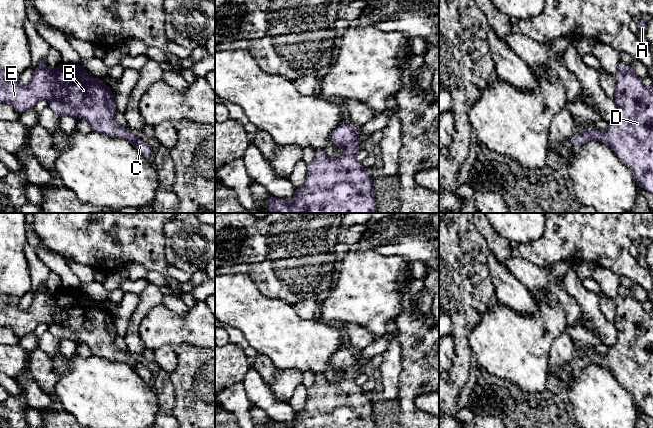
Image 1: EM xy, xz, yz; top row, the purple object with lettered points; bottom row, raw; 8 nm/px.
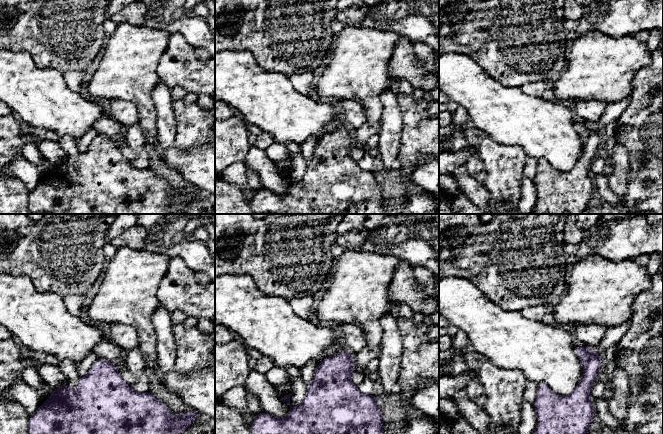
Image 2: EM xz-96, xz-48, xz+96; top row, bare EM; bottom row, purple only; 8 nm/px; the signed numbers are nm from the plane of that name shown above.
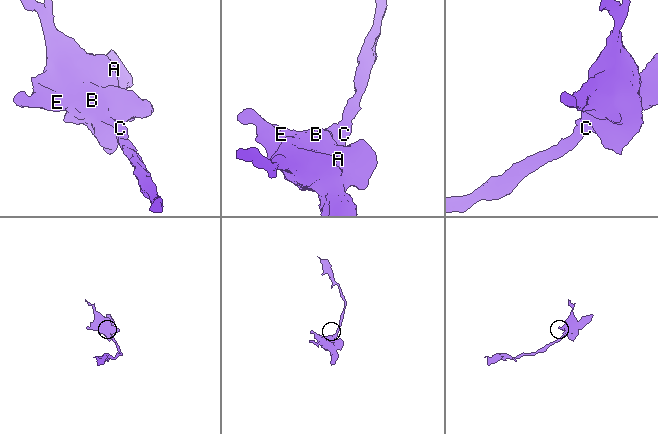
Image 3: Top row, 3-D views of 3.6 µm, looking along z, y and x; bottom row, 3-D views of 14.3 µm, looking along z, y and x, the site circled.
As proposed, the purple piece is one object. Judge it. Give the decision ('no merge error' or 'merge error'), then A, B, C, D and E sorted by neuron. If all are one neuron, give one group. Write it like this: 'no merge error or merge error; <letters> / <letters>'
no merge error; A B C D E

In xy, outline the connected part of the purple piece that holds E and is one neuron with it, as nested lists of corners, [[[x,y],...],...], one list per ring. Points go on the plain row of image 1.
[[[43,283],[34,293],[32,304],[27,310],[20,309],[19,302],[20,298],[0,293],[0,327],[11,329],[17,337],[21,338],[33,333],[41,323],[45,323],[58,340],[84,343],[89,347],[92,356],[112,362],[127,363],[139,377],[147,383],[152,383],[155,375],[147,367],[136,362],[132,354],[115,347],[114,340],[117,332],[111,312],[102,303],[88,299],[80,287],[61,286],[56,293],[51,294],[46,289],[46,283]]]

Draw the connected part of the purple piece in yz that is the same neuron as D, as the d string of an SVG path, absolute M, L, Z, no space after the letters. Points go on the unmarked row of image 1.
M620 286L614 299L617 305L614 319L617 329L616 343L609 347L606 356L596 353L578 355L573 370L577 371L592 364L610 369L620 385L631 393L636 408L653 418L653 311L645 311L632 289L624 286Z

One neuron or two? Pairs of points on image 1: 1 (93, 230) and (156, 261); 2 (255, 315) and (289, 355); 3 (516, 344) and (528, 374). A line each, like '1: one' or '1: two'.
1: one
2: one
3: one

